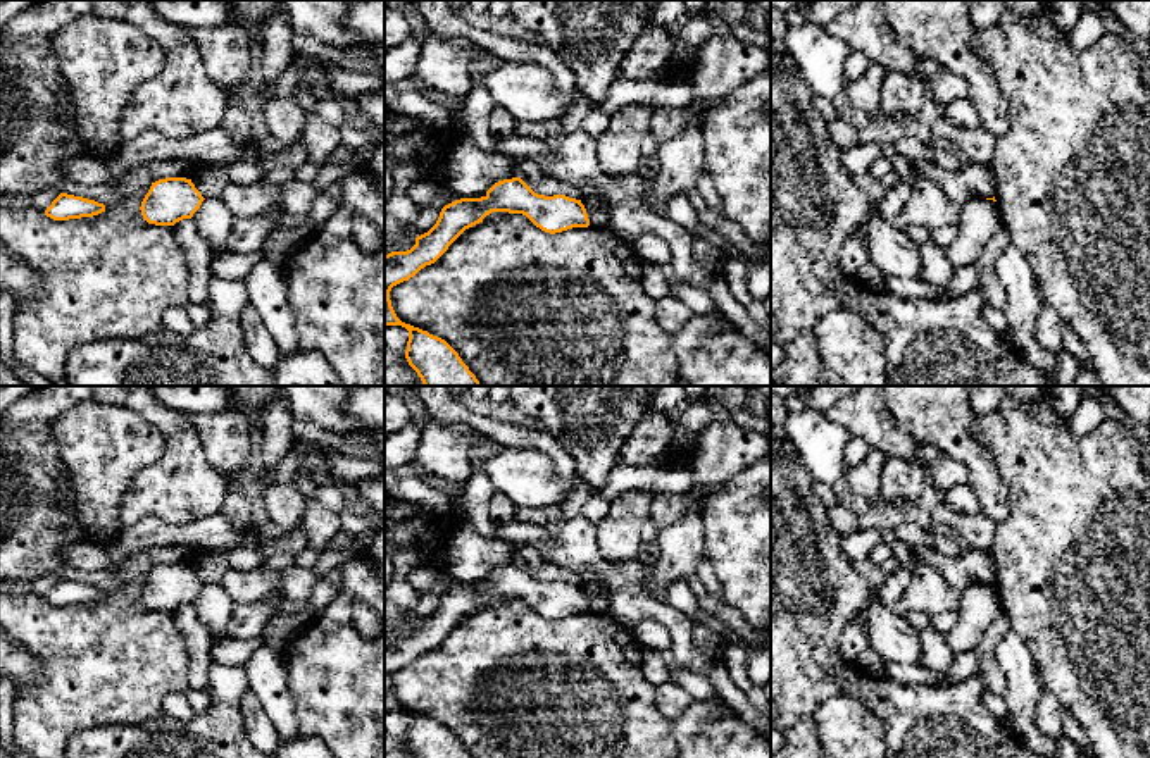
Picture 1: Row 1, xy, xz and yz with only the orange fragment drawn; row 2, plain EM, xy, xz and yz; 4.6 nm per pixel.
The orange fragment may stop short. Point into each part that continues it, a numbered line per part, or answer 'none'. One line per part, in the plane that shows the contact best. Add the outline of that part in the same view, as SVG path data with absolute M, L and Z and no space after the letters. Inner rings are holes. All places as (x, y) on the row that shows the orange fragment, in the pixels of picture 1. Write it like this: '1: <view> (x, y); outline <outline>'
none

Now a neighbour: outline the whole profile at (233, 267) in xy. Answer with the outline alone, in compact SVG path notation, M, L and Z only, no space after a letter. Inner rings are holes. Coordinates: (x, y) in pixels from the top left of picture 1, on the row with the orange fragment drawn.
M262 246L243 255L212 258L210 276L222 281L243 281L264 260Z

